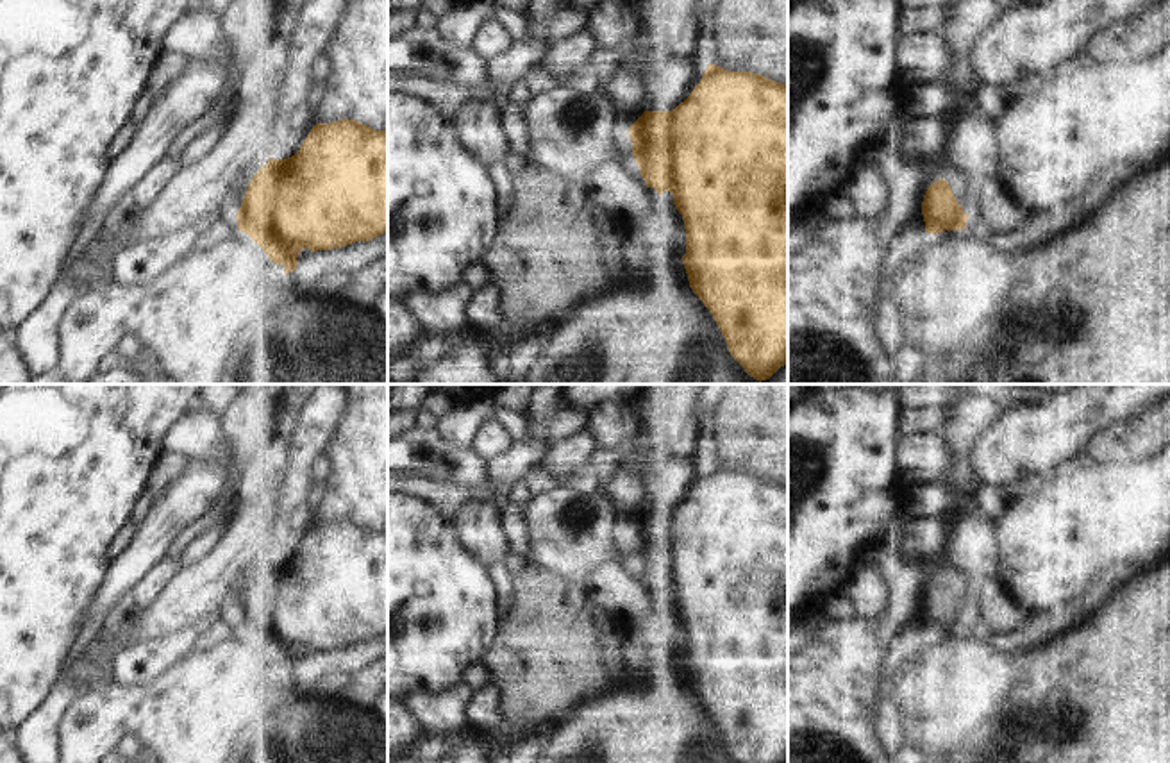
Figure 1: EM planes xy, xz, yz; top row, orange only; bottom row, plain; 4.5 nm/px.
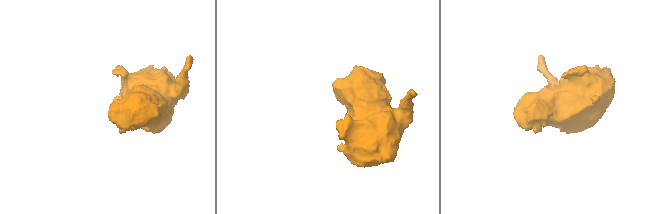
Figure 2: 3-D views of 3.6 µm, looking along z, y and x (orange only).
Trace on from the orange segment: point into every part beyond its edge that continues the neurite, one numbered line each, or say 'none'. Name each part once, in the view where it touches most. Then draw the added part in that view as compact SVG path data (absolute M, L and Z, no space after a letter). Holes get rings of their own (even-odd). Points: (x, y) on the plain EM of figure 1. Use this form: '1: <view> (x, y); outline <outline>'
none

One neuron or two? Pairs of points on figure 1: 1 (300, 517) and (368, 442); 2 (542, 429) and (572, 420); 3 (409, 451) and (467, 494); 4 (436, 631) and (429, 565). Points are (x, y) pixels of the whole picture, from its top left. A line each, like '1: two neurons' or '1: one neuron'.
1: two neurons
2: one neuron
3: two neurons
4: one neuron

